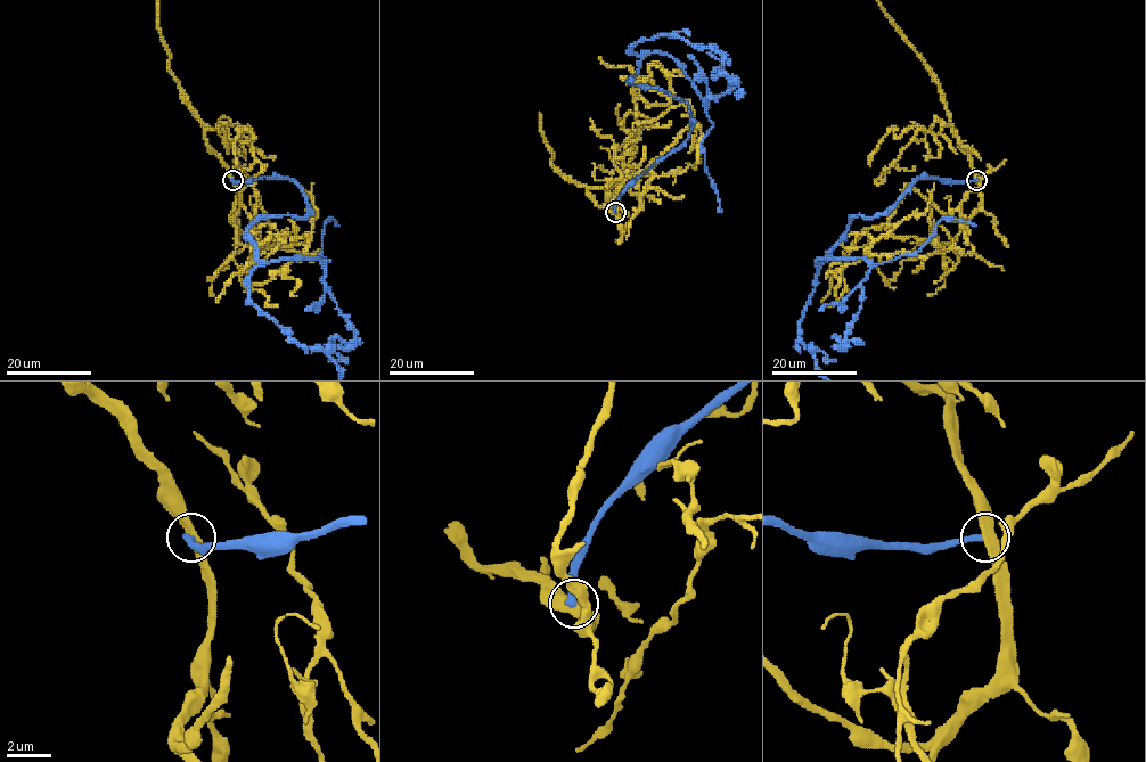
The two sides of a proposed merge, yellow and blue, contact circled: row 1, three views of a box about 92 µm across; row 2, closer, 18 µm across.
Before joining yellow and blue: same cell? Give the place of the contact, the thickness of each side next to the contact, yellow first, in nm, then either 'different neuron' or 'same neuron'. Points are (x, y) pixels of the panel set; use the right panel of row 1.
place (976, 180); calibres 360 and 320 nm; different neuron

